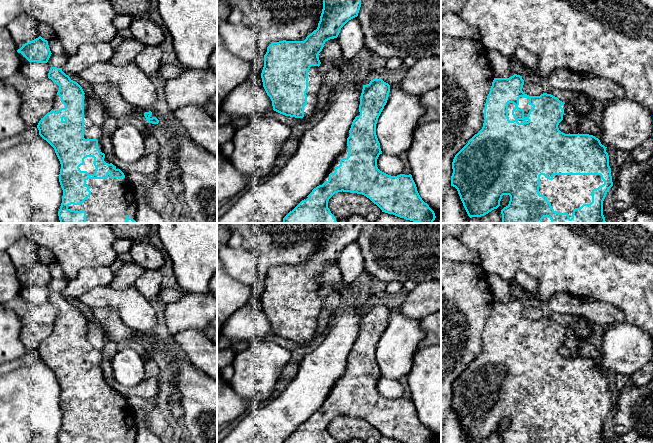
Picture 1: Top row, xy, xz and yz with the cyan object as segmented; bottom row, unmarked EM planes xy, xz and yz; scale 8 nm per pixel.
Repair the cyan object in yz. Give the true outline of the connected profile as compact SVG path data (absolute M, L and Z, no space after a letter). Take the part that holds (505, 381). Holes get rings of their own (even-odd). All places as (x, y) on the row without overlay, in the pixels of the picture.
M514 298L509 302L494 302L484 332L484 347L482 353L475 358L468 367L455 379L452 386L453 397L451 410L458 415L463 430L470 442L481 441L500 430L503 419L509 419L509 428L501 434L502 443L605 443L603 439L603 425L607 416L613 410L609 380L600 364L589 358L565 358L558 352L564 343L566 328L557 321L543 317L540 320L529 320L522 315L524 304L522 300Z

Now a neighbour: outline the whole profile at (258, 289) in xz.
M217 223L217 225L227 228L231 233L239 232L243 237L243 246L239 249L233 249L228 244L217 243L217 259L221 262L227 275L252 290L246 305L261 300L264 279L272 266L304 265L309 258L317 253L323 233L323 223Z

